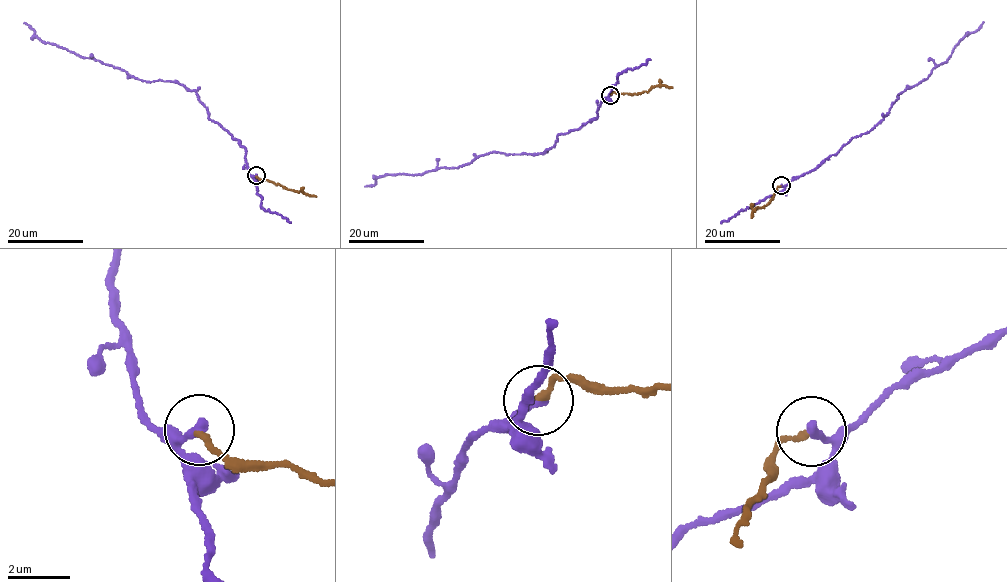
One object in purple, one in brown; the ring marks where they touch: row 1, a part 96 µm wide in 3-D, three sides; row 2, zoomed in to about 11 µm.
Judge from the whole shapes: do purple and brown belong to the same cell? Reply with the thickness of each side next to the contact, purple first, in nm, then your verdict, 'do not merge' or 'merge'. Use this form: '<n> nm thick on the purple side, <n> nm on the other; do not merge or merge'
300 nm thick on the purple side, 200 nm on the other; do not merge

